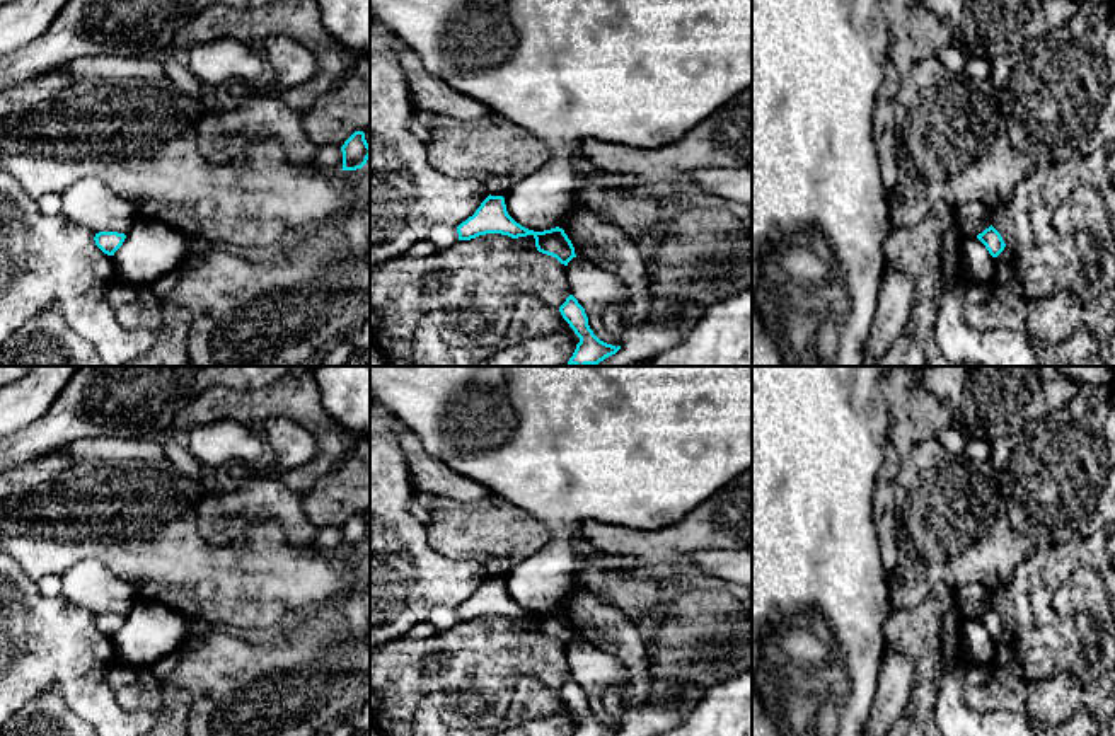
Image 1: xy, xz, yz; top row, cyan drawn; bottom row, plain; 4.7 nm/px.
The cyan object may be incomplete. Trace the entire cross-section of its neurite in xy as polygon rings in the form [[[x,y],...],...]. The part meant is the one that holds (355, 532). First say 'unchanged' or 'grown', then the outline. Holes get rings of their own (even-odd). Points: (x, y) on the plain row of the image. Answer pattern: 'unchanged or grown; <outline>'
unchanged; [[[355,513],[341,528],[343,533],[343,550],[356,552],[361,550],[370,540],[370,526],[365,521],[363,513]]]

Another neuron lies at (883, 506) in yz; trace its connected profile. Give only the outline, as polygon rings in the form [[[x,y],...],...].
[[[881,482],[875,486],[873,520],[880,540],[883,572],[887,574],[887,578],[890,578],[898,561],[898,533],[895,521],[892,482]]]

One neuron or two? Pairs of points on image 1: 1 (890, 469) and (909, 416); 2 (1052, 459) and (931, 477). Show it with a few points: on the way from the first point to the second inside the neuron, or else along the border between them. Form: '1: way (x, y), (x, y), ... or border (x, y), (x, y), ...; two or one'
1: way (892, 455), (904, 430); one
2: border (987, 460), (996, 476), (1003, 506); two

